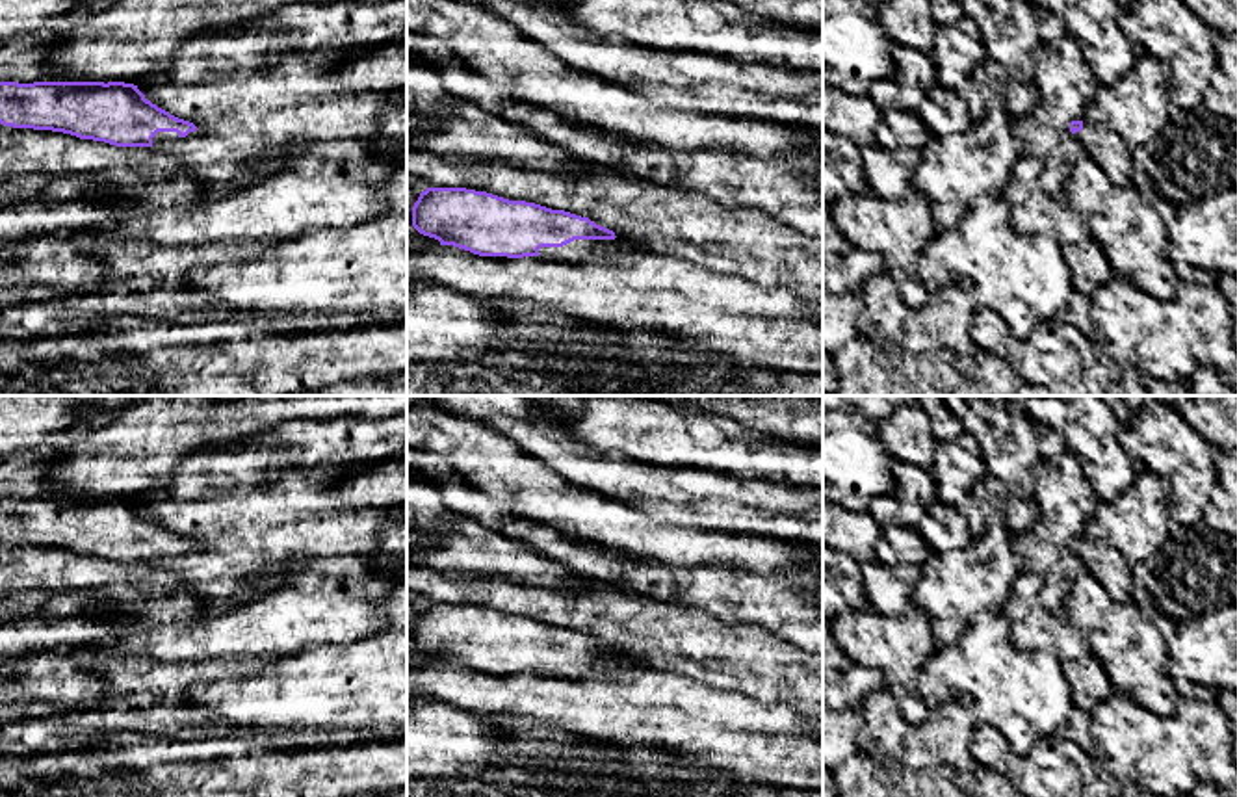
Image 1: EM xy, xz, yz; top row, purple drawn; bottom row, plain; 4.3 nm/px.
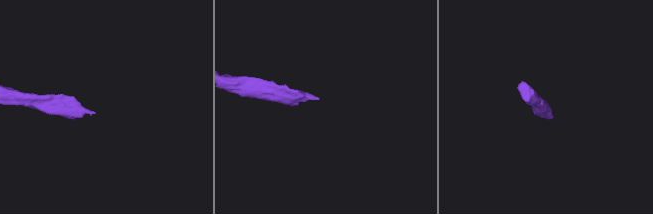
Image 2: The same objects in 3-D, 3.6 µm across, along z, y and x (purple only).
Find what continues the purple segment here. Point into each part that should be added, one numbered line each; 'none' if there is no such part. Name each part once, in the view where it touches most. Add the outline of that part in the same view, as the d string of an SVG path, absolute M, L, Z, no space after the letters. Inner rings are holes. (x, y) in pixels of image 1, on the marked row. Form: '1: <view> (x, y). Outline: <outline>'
1: xz (576, 251). Outline: M574 240L563 247L540 247L539 258L542 260L561 260L566 264L579 264L589 260L592 255L602 253L604 247L611 247L615 251L635 251L633 247L622 240Z

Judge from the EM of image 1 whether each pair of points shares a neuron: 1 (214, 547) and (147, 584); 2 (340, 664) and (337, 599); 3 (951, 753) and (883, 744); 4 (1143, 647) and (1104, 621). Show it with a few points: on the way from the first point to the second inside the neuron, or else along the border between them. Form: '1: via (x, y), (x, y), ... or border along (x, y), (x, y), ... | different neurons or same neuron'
1: border along (171, 569), (186, 580) | different neurons
2: border along (379, 628), (351, 641), (318, 643), (296, 653) | different neurons
3: via (935, 745), (899, 744) | same neuron
4: via (1133, 647), (1113, 628) | same neuron

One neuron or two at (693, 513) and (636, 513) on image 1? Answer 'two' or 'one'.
two

